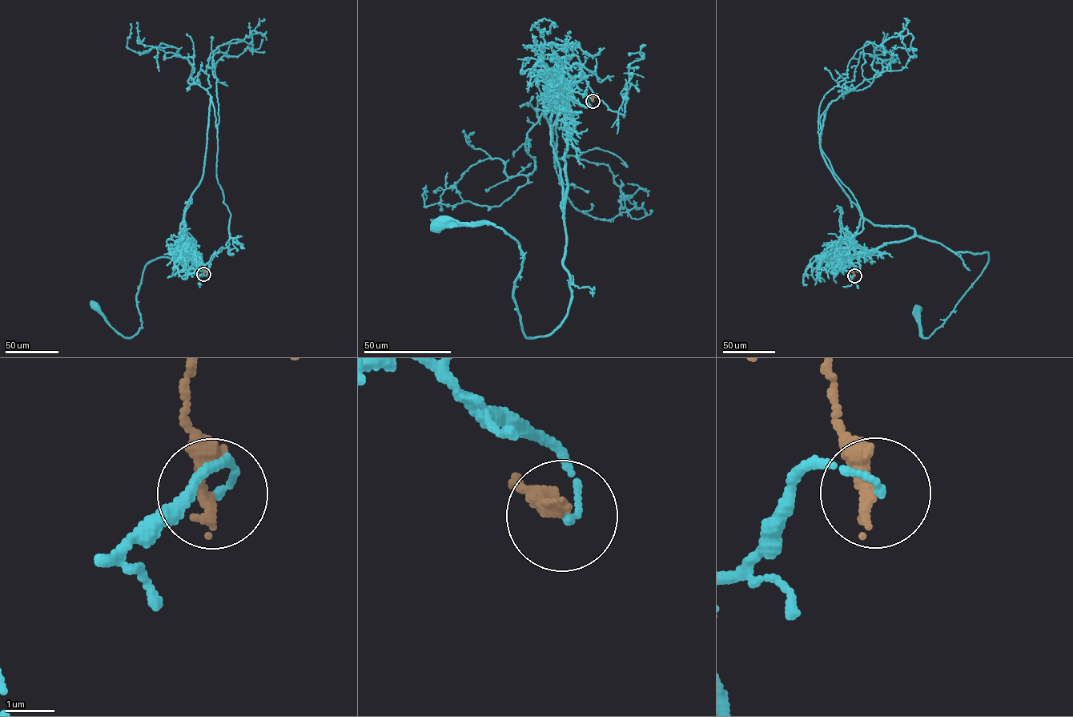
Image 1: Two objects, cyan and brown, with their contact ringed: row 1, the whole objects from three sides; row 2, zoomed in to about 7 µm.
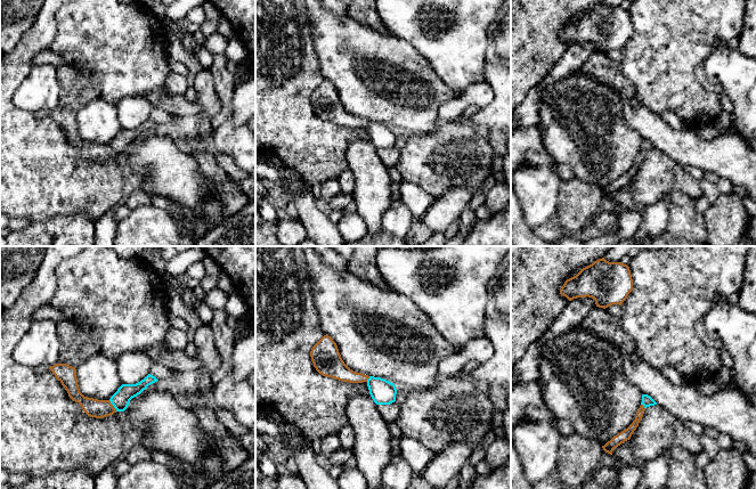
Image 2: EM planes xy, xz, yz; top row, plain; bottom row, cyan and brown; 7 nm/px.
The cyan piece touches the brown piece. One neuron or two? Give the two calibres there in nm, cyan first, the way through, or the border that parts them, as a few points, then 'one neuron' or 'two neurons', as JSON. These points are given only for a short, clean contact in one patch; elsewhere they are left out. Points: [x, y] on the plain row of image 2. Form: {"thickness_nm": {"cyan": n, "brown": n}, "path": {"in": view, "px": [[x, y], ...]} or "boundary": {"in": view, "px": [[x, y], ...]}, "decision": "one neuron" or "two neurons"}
{"thickness_nm": {"cyan": 120, "brown": 130}, "boundary": {"in": "xy", "px": [[108, 145], [116, 155]]}, "decision": "two neurons"}

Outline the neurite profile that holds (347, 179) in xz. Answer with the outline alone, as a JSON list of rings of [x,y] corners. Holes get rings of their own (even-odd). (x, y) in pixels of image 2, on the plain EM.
[[[348,169],[343,173],[341,173],[338,178],[339,184],[341,186],[341,191],[344,194],[350,194],[355,189],[355,174]]]

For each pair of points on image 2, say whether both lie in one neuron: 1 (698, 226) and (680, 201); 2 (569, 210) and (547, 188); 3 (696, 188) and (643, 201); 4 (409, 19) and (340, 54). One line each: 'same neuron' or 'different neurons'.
1: same neuron
2: different neurons
3: same neuron
4: different neurons

